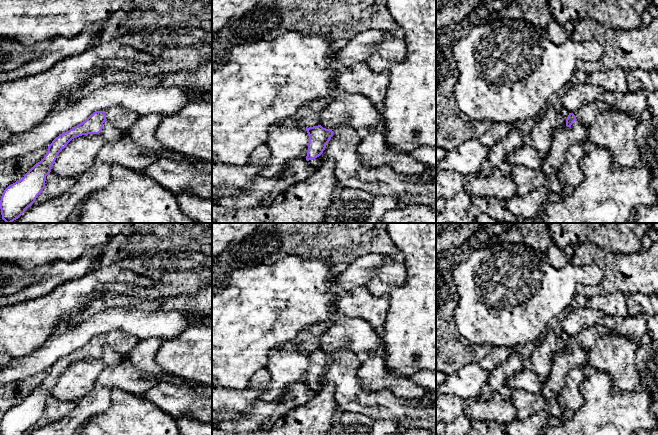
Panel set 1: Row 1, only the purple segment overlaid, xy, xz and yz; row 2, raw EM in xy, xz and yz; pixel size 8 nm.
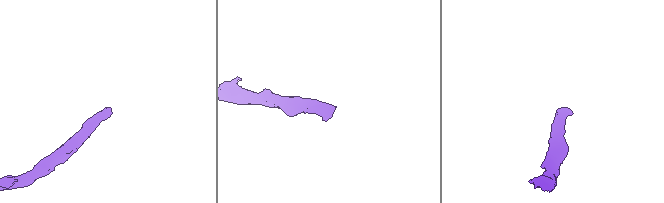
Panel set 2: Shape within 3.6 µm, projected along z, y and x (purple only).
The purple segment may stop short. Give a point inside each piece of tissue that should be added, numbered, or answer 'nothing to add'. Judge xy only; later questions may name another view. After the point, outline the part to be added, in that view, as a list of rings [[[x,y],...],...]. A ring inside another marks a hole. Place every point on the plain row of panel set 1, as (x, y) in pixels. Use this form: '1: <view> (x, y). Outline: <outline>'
1: xy (122, 342). Outline: [[[113,330],[105,335],[106,343],[121,355],[126,355],[139,342],[139,338],[122,330]]]

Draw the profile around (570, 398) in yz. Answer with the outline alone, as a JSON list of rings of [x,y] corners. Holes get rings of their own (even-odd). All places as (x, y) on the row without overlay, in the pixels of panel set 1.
[[[581,365],[572,369],[565,380],[564,388],[557,397],[558,403],[564,407],[567,414],[579,410],[584,405],[580,388],[585,380],[586,367]]]

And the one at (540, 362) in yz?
[[[549,331],[539,342],[538,347],[532,352],[528,367],[537,375],[543,385],[552,369],[552,357],[556,353],[566,351],[566,340],[553,331]]]

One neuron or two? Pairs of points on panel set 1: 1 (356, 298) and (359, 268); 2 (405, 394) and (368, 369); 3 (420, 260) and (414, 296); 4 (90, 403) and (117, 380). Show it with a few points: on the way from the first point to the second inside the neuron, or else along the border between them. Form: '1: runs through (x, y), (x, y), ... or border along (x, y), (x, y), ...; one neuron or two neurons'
1: border along (363, 286), (355, 286), (350, 291); two neurons
2: runs through (396, 385), (391, 381), (377, 378); one neuron
3: runs through (420, 269), (420, 287); one neuron
4: runs through (97, 396), (110, 383); one neuron

